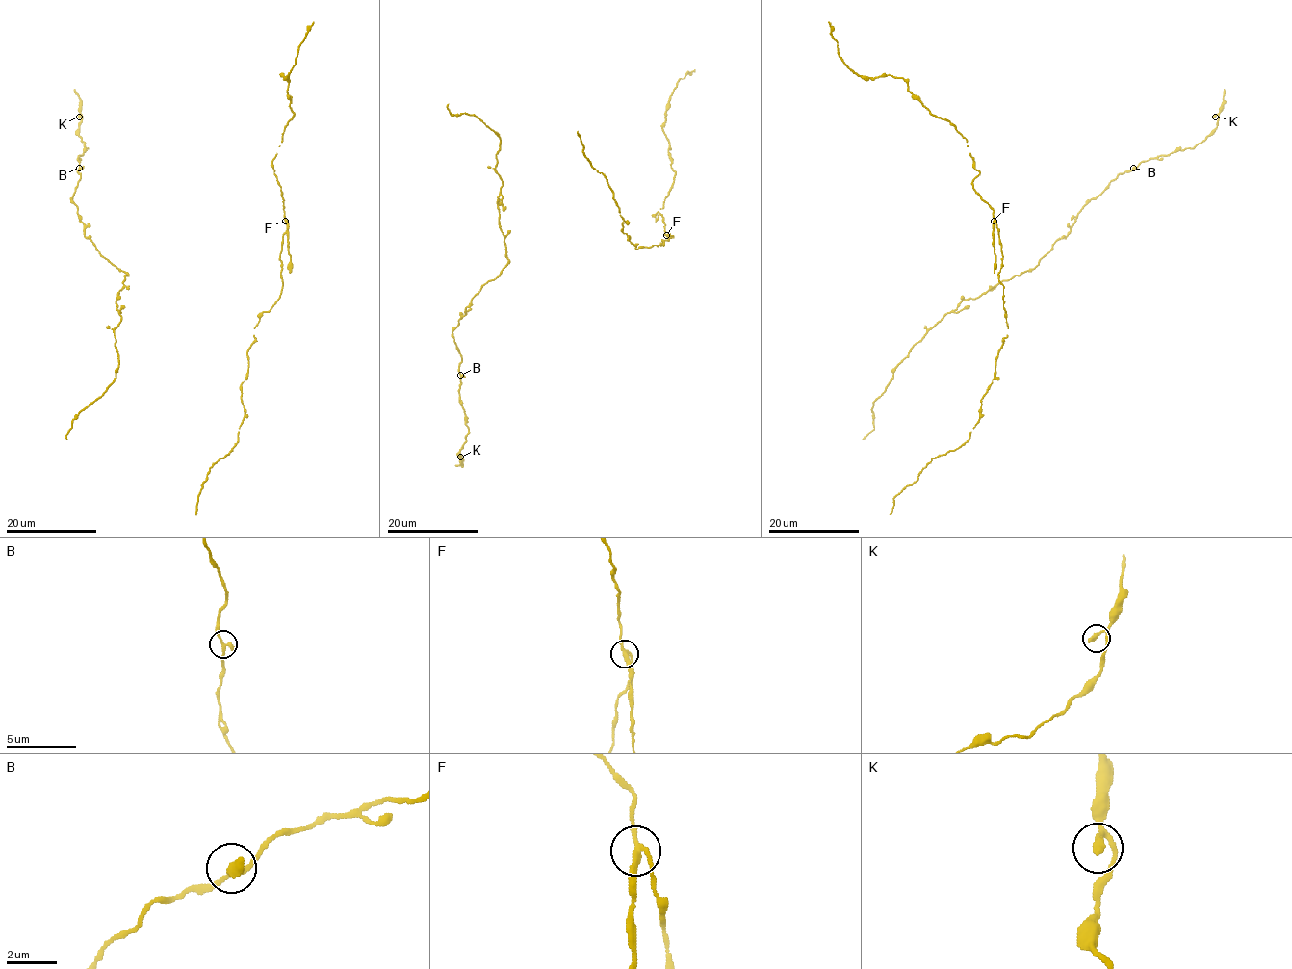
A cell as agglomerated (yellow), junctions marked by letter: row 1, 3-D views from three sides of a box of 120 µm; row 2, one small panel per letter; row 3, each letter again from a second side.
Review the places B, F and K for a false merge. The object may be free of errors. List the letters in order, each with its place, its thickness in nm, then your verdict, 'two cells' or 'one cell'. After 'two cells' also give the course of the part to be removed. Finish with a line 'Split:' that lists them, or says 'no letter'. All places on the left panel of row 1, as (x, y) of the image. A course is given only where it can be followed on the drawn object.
B: (79, 168) | 220 nm | one cell
F: (285, 221) | 220 nm | two cells | (285, 220), (290, 273)
K: (79, 117) | 240 nm | one cell
Split: F

